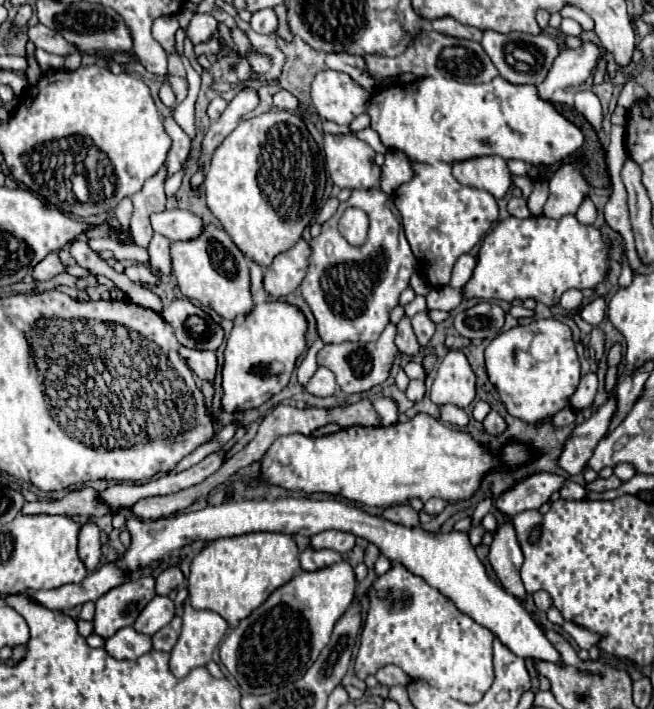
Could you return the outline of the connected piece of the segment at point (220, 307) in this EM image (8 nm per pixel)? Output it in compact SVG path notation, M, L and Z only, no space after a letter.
M206 223L204 231L196 239L180 243L172 241L170 255L172 255L172 273L184 297L196 299L202 305L212 307L224 319L236 319L238 315L246 315L252 309L252 295L248 291L250 289L248 259L230 241L230 235L222 227Z

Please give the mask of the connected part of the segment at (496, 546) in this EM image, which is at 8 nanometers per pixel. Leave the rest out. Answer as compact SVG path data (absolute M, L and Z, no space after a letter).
M506 521L496 529L488 559L502 587L514 597L524 599L526 591L520 579L520 565L524 561L524 555L520 551L520 545L516 543L516 529L512 527L512 521Z

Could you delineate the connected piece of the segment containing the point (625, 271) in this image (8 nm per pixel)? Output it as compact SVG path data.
M625 252L623 254L621 266L622 266L622 268L621 268L621 274L618 279L618 284L620 287L627 287L632 282L634 272L631 270L631 268L628 264L628 260L627 260L627 256L626 256Z

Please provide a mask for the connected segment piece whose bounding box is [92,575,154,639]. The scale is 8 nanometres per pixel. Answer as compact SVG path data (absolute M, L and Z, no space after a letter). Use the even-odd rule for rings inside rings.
M152 575L132 577L128 583L110 589L96 601L96 613L92 619L94 633L100 635L102 639L108 639L118 629L134 625L136 617L152 597L154 597Z

